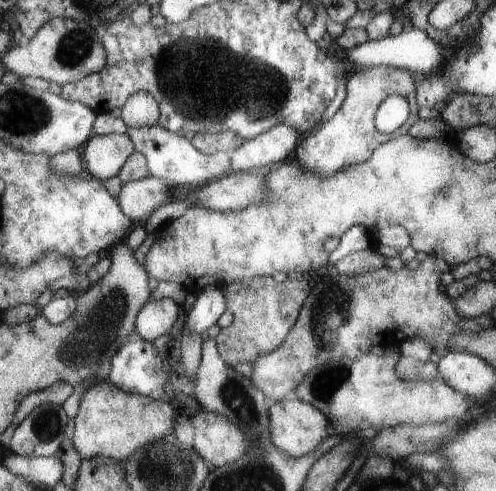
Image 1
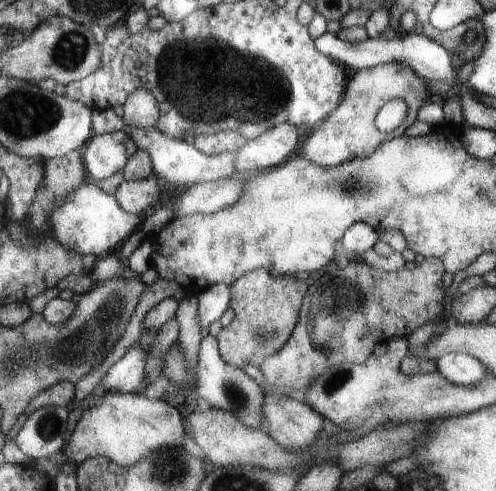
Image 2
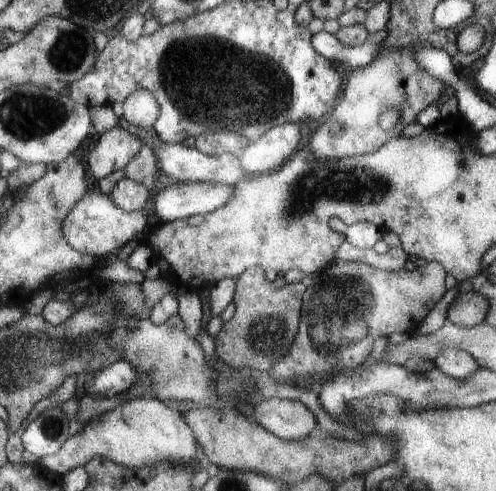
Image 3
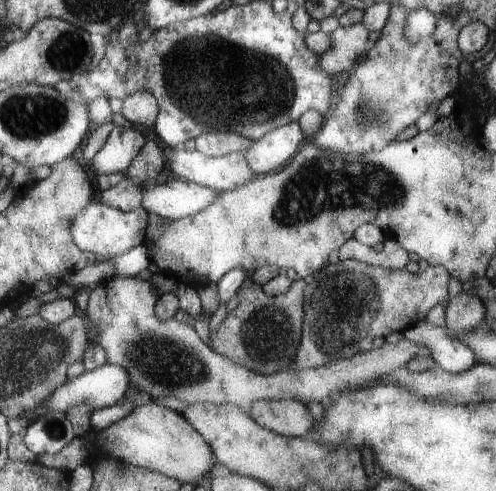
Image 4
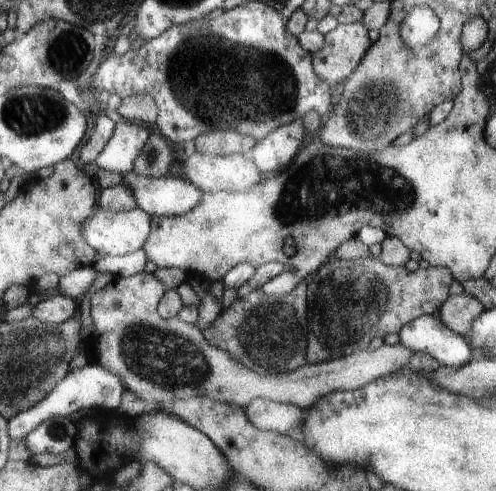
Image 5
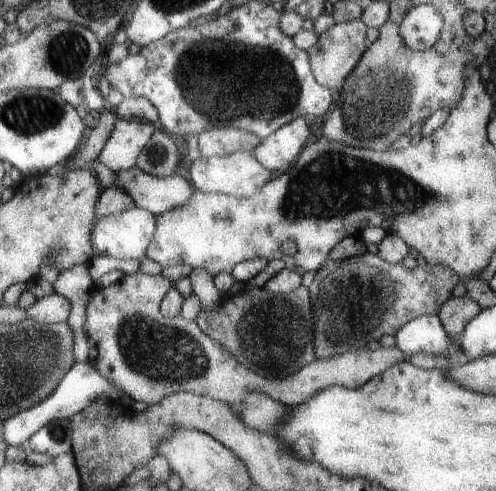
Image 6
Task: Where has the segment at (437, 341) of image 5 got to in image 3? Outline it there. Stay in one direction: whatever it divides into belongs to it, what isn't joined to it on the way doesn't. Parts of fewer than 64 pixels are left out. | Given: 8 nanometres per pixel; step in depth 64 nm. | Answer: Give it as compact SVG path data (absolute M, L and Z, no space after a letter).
M453 348L443 350L435 358L435 368L443 376L447 376L451 380L457 380L457 382L465 382L467 378L471 378L471 374L475 376L479 372L479 364L469 354L453 350Z

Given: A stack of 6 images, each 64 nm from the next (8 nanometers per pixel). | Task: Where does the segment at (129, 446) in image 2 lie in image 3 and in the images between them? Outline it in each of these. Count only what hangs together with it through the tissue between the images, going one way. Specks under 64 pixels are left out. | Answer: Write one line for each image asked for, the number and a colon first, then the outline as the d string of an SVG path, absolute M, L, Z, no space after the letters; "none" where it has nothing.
3: M149 394L143 398L125 398L115 408L105 410L89 422L81 426L81 430L65 442L65 446L53 454L41 460L41 464L49 470L49 474L65 474L75 468L83 468L87 462L93 462L93 458L107 458L119 466L127 468L139 468L149 462L161 462L161 460L185 460L185 462L197 462L197 438L193 430L187 424L187 418L179 414L177 408L167 406L157 396Z

